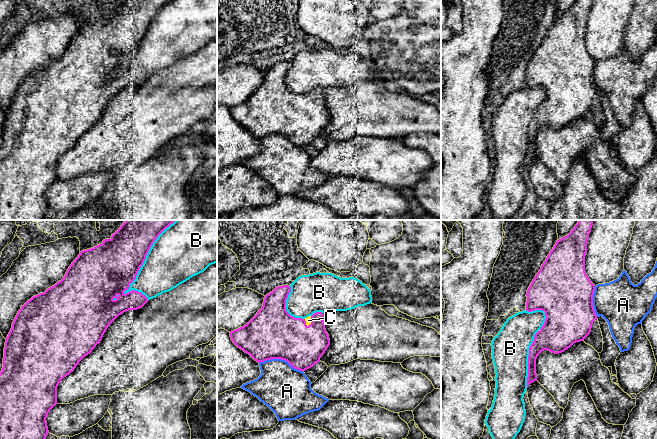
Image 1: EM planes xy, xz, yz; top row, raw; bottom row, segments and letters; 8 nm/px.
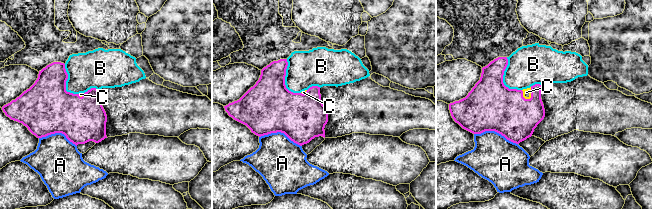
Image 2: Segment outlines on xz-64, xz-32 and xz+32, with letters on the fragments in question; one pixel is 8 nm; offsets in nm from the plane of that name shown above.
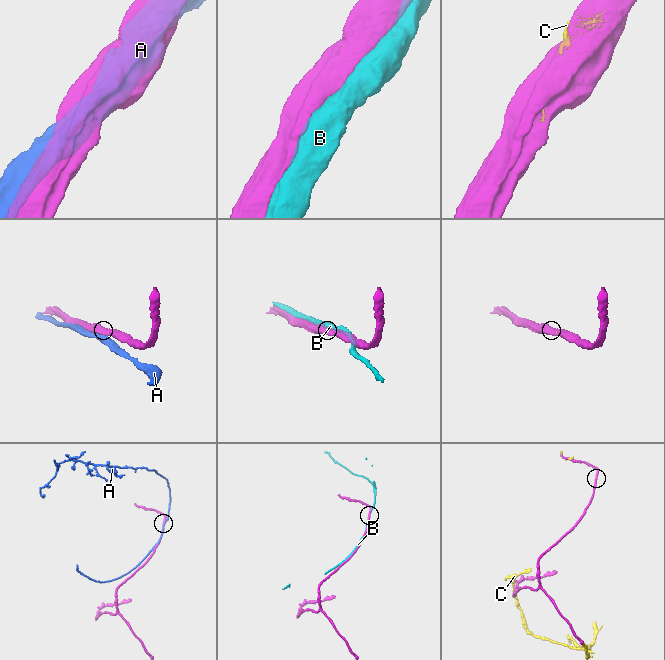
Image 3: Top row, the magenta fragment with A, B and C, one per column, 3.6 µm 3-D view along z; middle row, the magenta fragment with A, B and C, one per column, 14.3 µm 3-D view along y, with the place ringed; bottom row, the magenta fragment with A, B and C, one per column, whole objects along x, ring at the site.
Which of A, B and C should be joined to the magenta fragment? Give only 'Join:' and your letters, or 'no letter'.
Join: C

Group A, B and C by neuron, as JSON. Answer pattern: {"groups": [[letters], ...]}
{"groups": [["A"], ["B"], ["C"]]}

